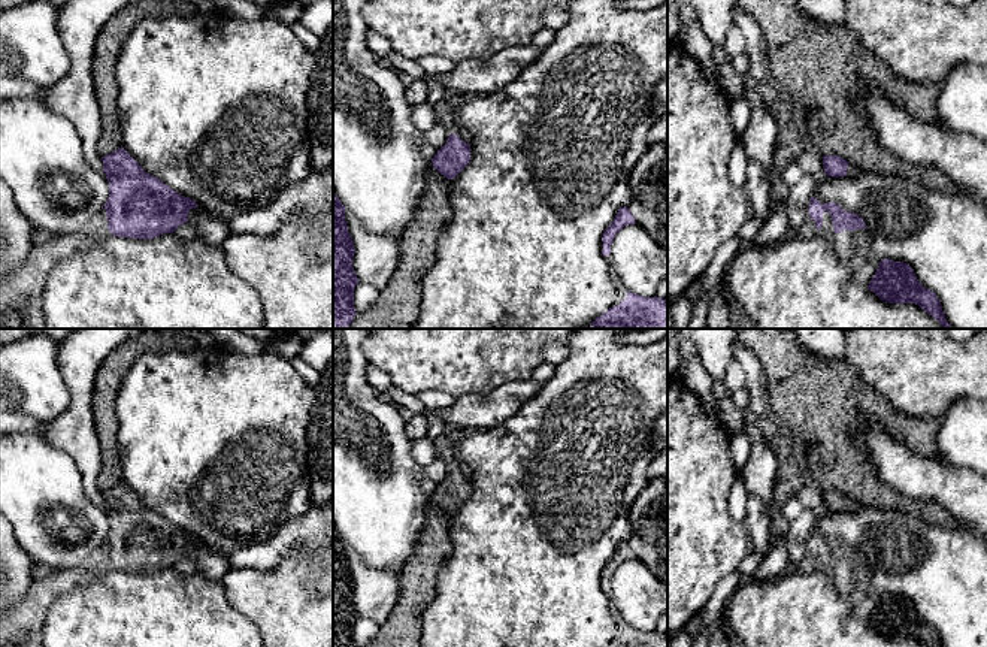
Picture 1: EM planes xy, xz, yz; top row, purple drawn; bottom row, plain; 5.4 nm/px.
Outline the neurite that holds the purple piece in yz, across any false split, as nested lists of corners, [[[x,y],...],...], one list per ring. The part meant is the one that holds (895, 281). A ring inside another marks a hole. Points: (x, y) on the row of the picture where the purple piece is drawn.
[[[882,259],[868,288],[888,303],[915,303],[936,318],[942,329],[953,329],[936,294],[924,288],[912,267],[903,261]]]

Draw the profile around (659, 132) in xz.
[[[667,114],[656,120],[648,133],[648,143],[663,142],[667,143]]]

